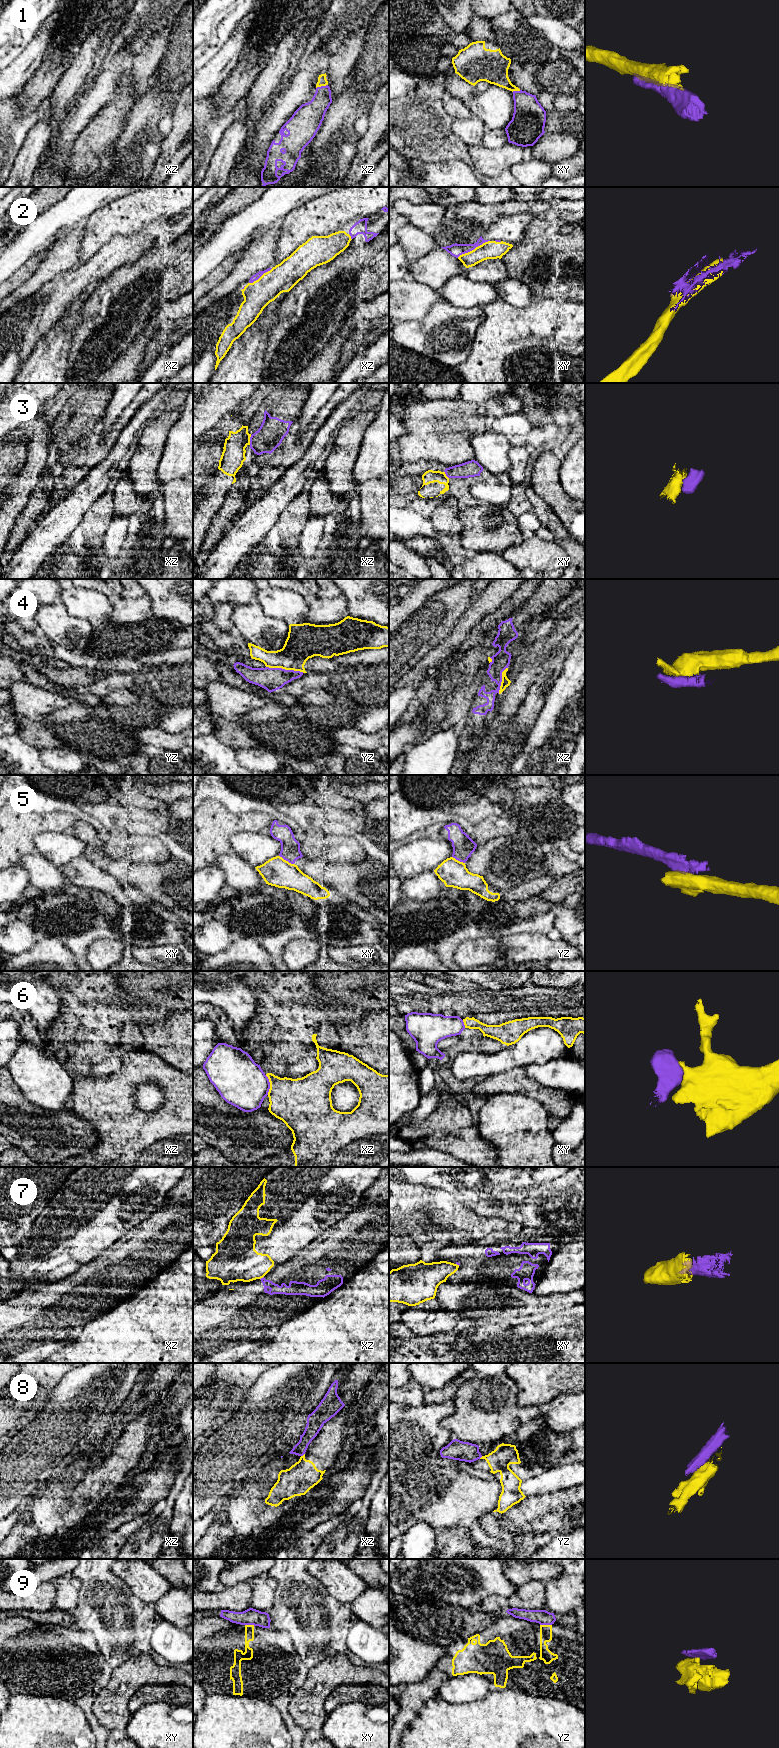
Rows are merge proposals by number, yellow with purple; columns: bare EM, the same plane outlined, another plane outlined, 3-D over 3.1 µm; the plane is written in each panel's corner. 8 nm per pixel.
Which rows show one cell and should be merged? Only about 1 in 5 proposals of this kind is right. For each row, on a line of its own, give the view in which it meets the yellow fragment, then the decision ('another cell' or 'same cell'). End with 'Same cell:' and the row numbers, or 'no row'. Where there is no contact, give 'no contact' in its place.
1: contact in xz; another cell
2: contact in xy; same cell
3: contact in xz; another cell
4: contact in yz; another cell
5: contact in xy; another cell
6: contact in xz; another cell
7: contact in xz; another cell
8: contact in xz; another cell
9: contact in yz; another cell
Same cell: 2

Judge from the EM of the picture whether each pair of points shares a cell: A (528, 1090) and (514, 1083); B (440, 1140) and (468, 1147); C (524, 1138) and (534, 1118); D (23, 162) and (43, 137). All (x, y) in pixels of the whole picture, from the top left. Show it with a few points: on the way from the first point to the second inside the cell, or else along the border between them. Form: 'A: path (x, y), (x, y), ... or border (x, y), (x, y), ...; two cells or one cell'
A: path (525, 1087), (517, 1083); one cell
B: path (447, 1142), (461, 1144); one cell
C: path (529, 1134), (531, 1132), (531, 1123); one cell
D: path (29, 156), (37, 143); one cell

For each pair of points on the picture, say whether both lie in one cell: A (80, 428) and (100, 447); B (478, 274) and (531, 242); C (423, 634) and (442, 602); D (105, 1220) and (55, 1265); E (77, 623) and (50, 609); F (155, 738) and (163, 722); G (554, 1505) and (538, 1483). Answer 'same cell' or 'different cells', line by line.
A: different cells
B: different cells
C: same cell
D: same cell
E: same cell
F: different cells
G: different cells

